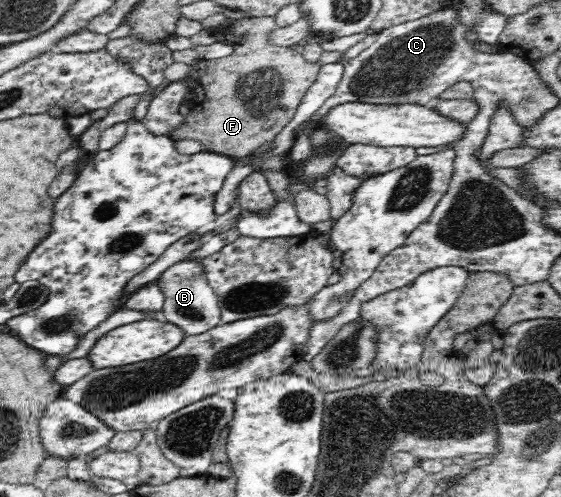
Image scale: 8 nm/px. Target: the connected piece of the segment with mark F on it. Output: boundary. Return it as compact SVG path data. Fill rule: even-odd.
M273 16L245 17L240 19L226 19L227 25L219 36L227 29L228 33L241 37L240 42L232 44L234 52L221 59L206 60L206 74L196 81L196 87L192 90L198 97L194 101L192 111L186 115L184 123L168 133L172 141L181 139L198 140L202 144L203 151L225 154L237 159L249 156L262 144L272 141L277 133L294 117L294 114L308 92L308 88L316 81L321 66L318 62L309 63L303 55L292 47L279 47L273 45L270 35L277 29Z

